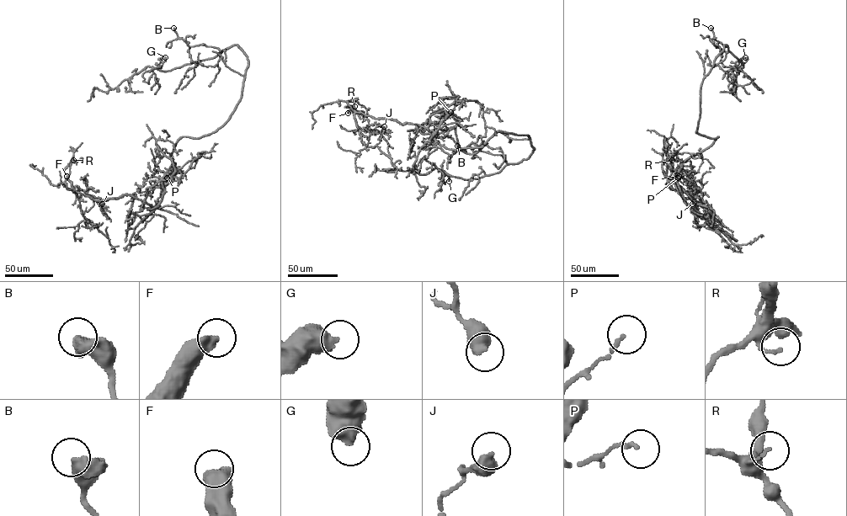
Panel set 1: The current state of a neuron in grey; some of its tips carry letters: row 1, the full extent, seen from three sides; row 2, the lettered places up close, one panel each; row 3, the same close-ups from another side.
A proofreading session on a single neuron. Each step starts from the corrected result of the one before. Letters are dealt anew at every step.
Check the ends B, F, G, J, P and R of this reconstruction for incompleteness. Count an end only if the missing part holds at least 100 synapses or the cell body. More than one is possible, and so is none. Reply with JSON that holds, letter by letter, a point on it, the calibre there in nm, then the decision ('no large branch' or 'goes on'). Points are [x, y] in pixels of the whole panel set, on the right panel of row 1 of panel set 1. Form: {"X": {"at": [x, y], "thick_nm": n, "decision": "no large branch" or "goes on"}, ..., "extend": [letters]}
{"B": {"at": [711, 28], "thick_nm": 600, "decision": "no large branch"}, "F": {"at": [679, 176], "thick_nm": 480, "decision": "goes on"}, "G": {"at": [745, 57], "thick_nm": 600, "decision": "no large branch"}, "J": {"at": [692, 204], "thick_nm": 550, "decision": "no large branch"}, "P": {"at": [678, 178], "thick_nm": 140, "decision": "no large branch"}, "R": {"at": [672, 160], "thick_nm": 100, "decision": "no large branch"}, "extend": ["F"]}

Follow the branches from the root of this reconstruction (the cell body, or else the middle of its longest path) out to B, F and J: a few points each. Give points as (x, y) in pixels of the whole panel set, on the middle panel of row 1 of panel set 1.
B: (487, 141), (498, 131), (527, 135), (534, 149), (528, 158), (507, 163), (505, 155), (457, 146)
F: (487, 141), (474, 153), (465, 152), (456, 117), (444, 110), (431, 115), (427, 128), (348, 113)
J: (487, 141), (465, 152), (456, 117), (444, 110), (431, 115), (427, 128), (354, 114), (364, 130), (384, 126)

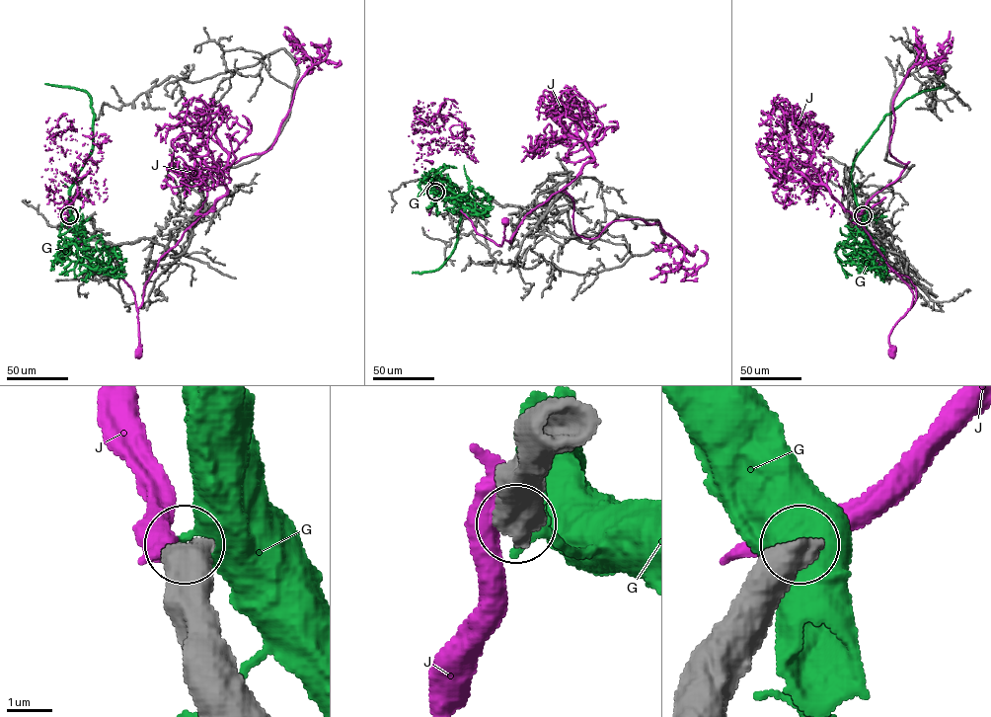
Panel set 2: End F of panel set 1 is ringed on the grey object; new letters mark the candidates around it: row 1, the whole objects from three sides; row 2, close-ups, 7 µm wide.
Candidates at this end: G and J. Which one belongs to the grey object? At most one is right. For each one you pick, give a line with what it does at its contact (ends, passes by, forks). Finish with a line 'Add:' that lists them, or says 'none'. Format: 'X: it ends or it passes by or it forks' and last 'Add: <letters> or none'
Add: none

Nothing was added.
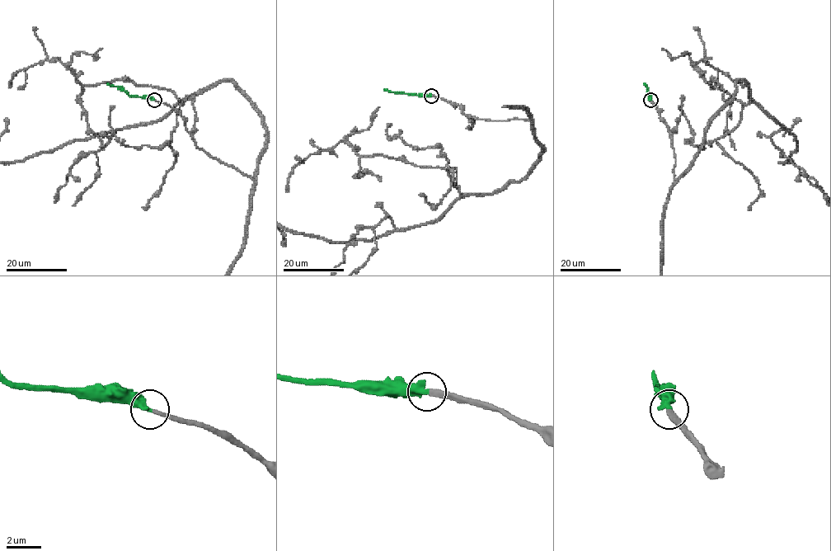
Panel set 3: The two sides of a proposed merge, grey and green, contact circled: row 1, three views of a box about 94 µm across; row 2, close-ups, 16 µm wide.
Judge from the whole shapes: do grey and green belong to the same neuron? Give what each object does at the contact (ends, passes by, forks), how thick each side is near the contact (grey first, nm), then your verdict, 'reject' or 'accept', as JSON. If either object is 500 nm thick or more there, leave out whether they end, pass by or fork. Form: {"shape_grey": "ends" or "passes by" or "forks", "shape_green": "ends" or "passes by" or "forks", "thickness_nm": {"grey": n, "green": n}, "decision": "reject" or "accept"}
{"shape_grey": "ends", "shape_green": "ends", "thickness_nm": {"grey": 260, "green": 480}, "decision": "accept"}

